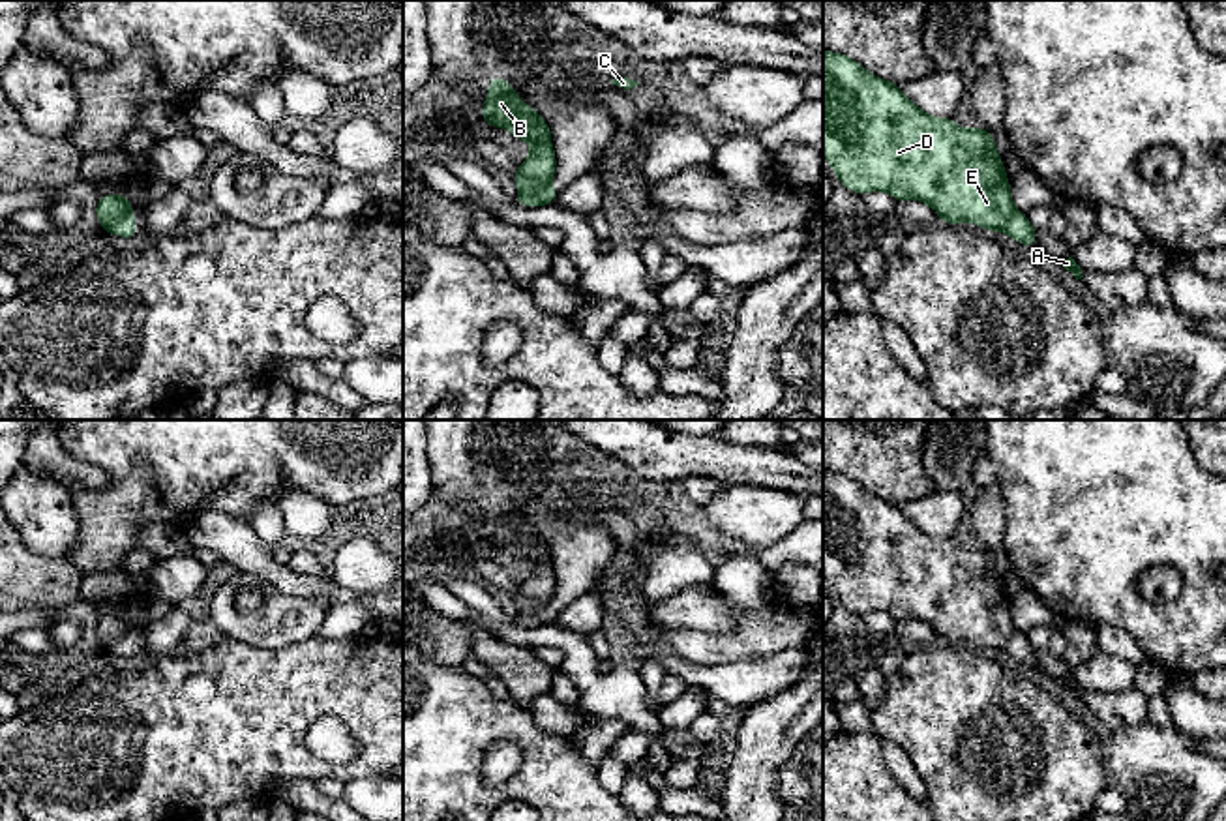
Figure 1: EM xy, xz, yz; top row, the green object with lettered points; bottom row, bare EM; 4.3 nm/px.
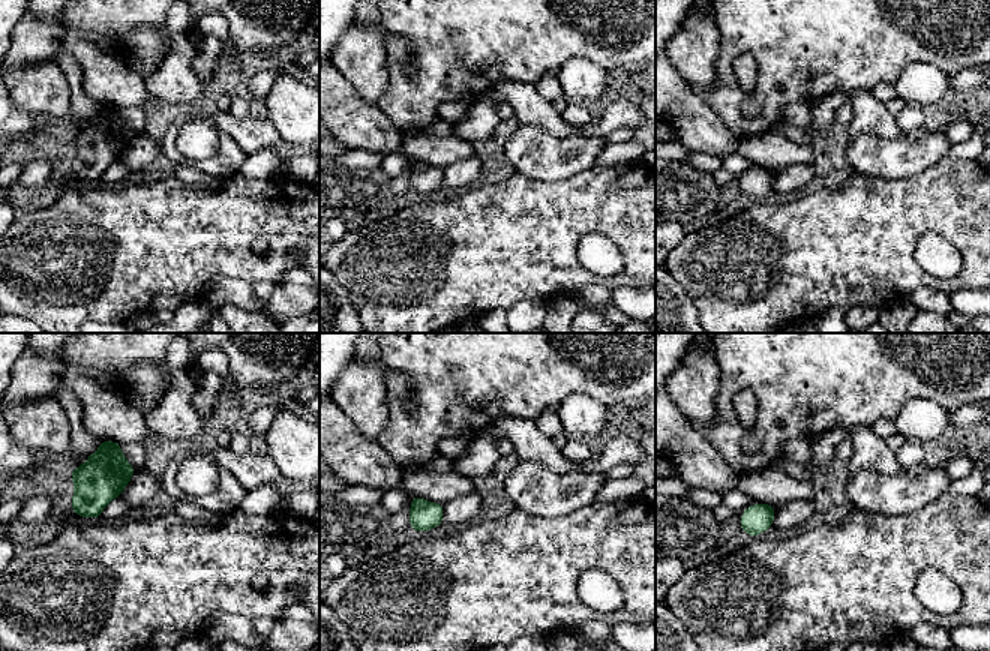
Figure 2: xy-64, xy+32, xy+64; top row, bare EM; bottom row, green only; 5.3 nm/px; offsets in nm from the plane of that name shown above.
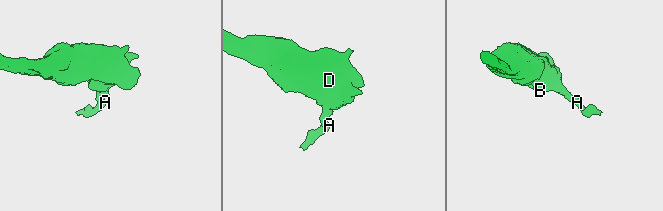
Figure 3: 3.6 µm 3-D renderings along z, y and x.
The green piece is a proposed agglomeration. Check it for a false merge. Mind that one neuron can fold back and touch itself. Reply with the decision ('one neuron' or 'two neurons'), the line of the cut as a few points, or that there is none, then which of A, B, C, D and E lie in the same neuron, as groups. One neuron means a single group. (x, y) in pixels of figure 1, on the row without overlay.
two neurons; cut xy (132, 630), (104, 649); groups A / B C D E

